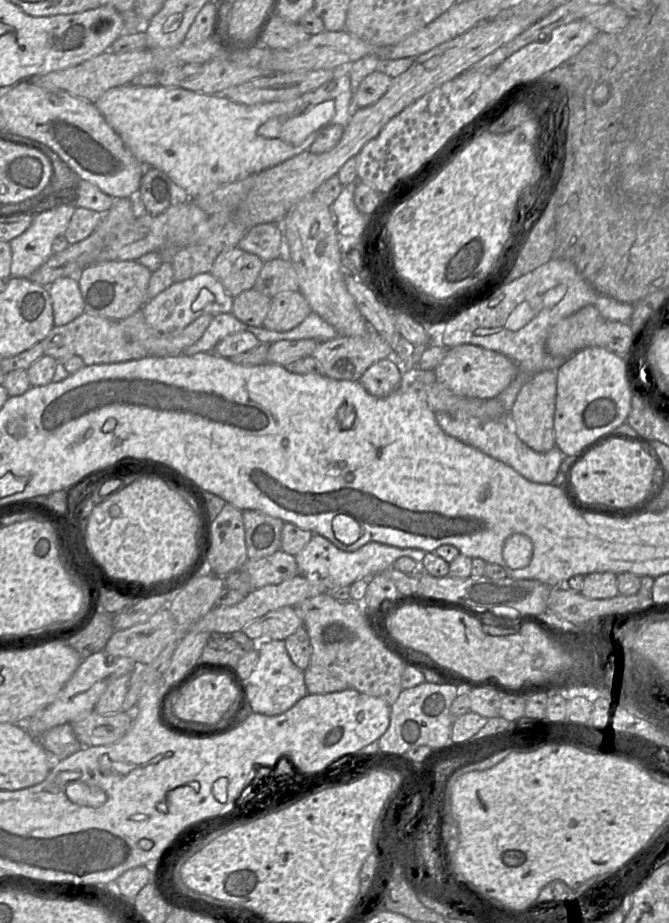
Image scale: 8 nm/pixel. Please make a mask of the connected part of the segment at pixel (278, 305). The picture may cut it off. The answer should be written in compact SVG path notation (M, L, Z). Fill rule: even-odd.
M300 291L282 292L274 296L263 327L285 332L298 326L312 309Z

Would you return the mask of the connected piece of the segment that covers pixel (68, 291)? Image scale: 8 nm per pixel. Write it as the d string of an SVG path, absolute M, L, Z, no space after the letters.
M77 276L57 279L48 286L48 292L56 327L70 323L85 312Z

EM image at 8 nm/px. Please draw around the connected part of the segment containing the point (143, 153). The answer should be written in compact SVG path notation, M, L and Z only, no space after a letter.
M350 64L334 68L333 78L318 88L287 101L244 105L223 95L203 94L182 87L147 87L129 83L109 89L95 105L140 163L162 170L186 191L189 198L198 198L308 150L316 137L330 125L345 126L353 112L347 65Z

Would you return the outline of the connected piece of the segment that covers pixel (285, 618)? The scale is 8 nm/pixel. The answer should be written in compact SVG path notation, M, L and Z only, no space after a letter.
M295 607L270 611L246 625L242 632L254 641L285 640L303 626L303 619Z

